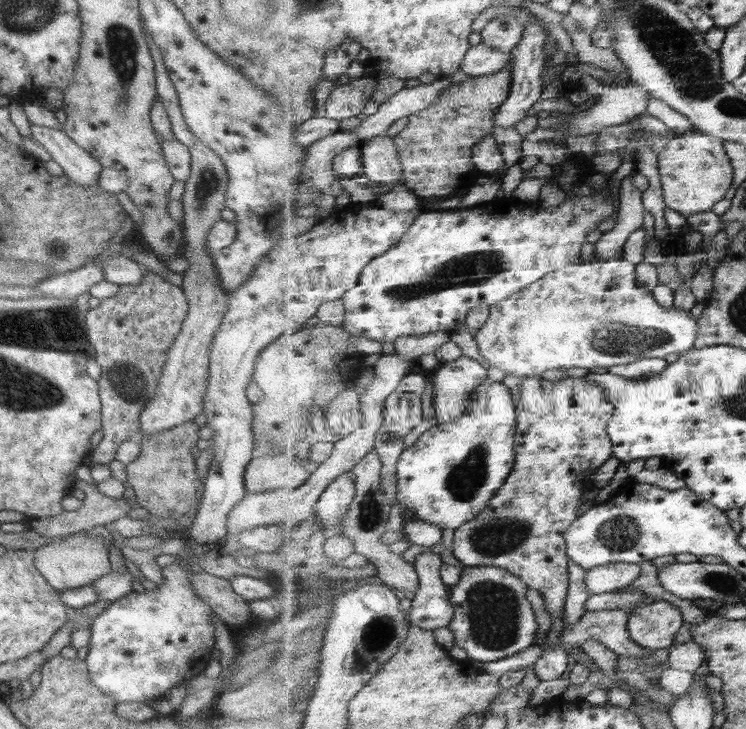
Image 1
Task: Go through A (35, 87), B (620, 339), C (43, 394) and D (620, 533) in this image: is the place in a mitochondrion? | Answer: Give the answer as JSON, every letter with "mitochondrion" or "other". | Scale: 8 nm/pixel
{"A":"other","B":"mitochondrion","C":"mitochondrion","D":"mitochondrion"}

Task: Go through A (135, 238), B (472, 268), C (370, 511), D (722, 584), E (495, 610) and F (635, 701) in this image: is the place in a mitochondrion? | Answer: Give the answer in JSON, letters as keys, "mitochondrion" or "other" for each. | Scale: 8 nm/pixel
{"A":"other","B":"mitochondrion","C":"mitochondrion","D":"mitochondrion","E":"mitochondrion","F":"other"}

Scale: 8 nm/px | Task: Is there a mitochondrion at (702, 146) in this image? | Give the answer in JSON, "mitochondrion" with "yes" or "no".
{"mitochondrion":"no"}

